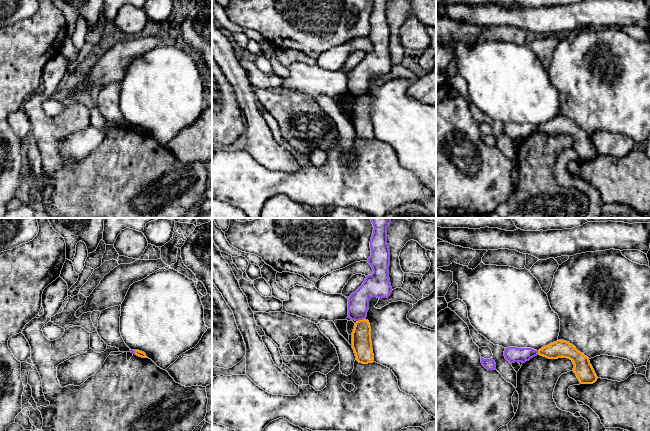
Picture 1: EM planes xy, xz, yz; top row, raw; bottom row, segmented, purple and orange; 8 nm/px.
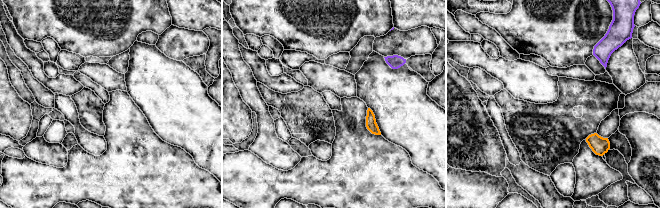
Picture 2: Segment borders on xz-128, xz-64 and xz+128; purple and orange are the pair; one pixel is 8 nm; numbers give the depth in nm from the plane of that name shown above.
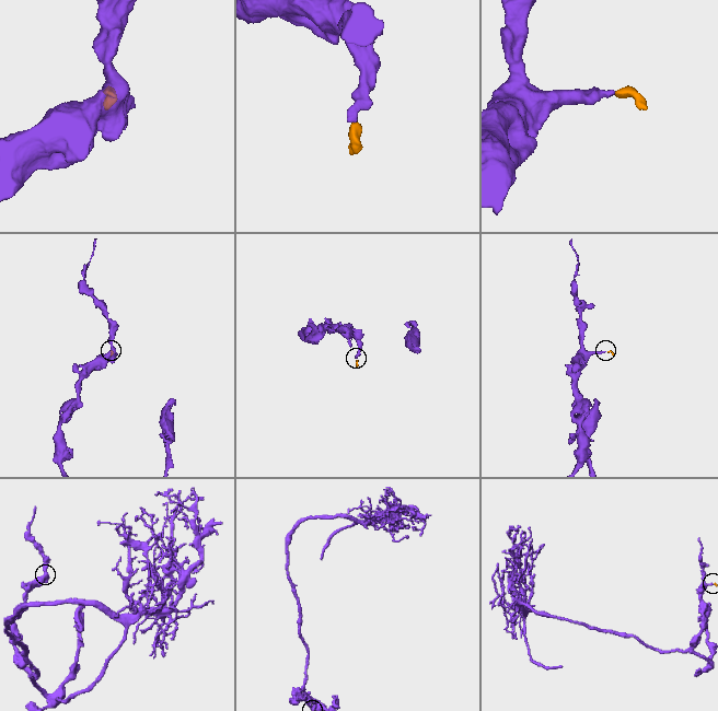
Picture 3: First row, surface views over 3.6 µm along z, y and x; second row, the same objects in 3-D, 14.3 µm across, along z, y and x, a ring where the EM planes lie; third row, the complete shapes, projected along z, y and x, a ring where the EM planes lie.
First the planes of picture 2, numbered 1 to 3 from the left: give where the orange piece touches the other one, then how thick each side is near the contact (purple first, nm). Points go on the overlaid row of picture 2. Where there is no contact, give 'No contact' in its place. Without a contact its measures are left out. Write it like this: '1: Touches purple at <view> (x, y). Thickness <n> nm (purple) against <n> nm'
1: No contact
2: No contact
3: No contact

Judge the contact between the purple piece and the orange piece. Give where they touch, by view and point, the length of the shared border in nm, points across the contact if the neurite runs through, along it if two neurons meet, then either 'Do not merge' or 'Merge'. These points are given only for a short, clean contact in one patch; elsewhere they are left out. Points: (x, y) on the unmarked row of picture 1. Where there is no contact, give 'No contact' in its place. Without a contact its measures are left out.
Touches purple at xz (360, 95). Shared border 70 nm. Boundary: xz (364, 94), (357, 97). Do not merge

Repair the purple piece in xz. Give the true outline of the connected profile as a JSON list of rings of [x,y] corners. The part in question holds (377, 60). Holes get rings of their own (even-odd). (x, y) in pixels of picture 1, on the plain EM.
[[[373,0],[370,17],[371,32],[367,38],[373,49],[366,52],[363,60],[348,74],[348,93],[359,97],[367,93],[372,73],[388,74],[392,69],[389,54],[390,26],[387,20],[387,3],[390,0]]]

